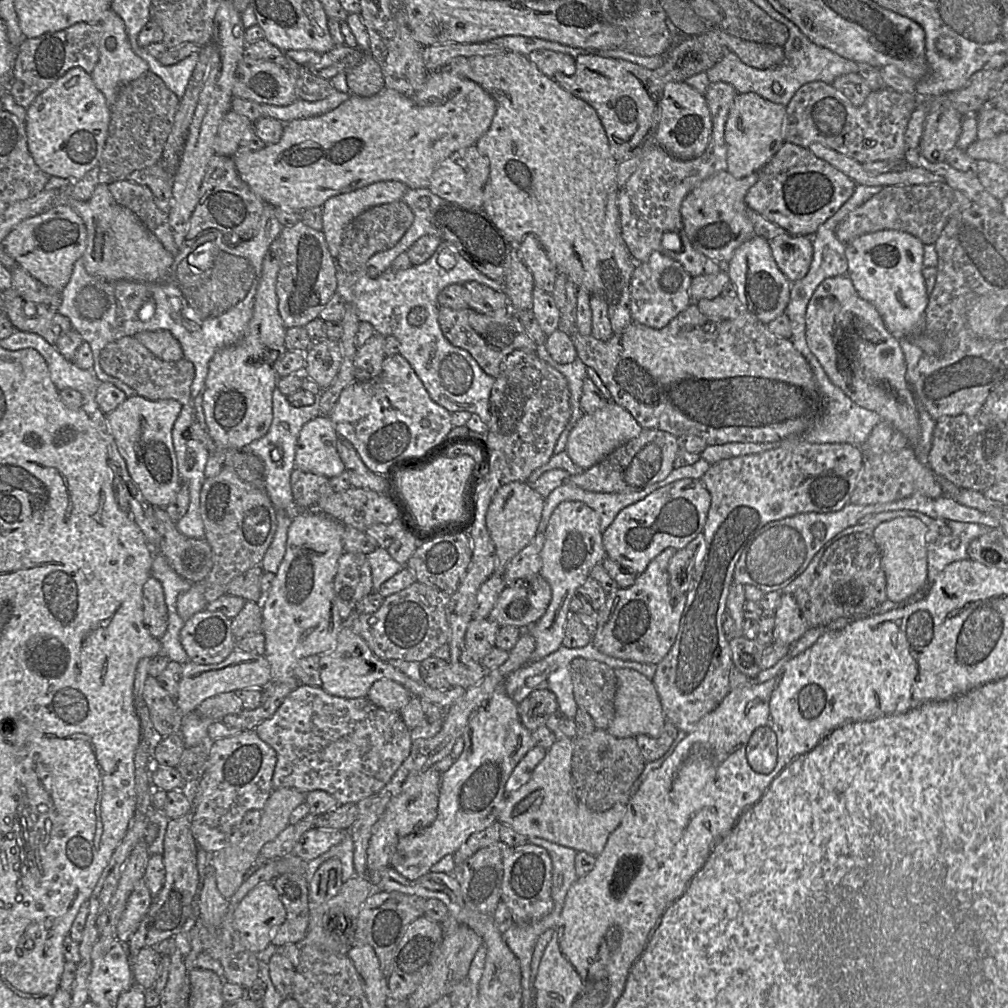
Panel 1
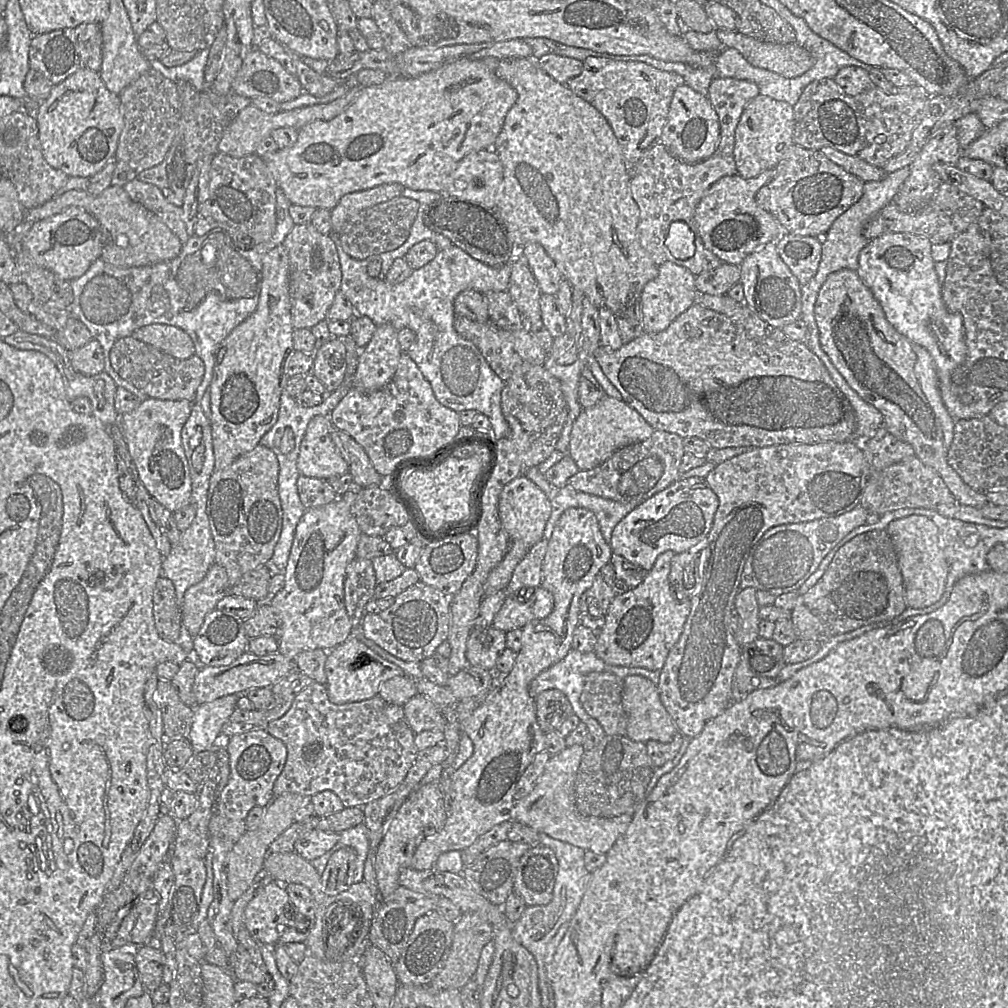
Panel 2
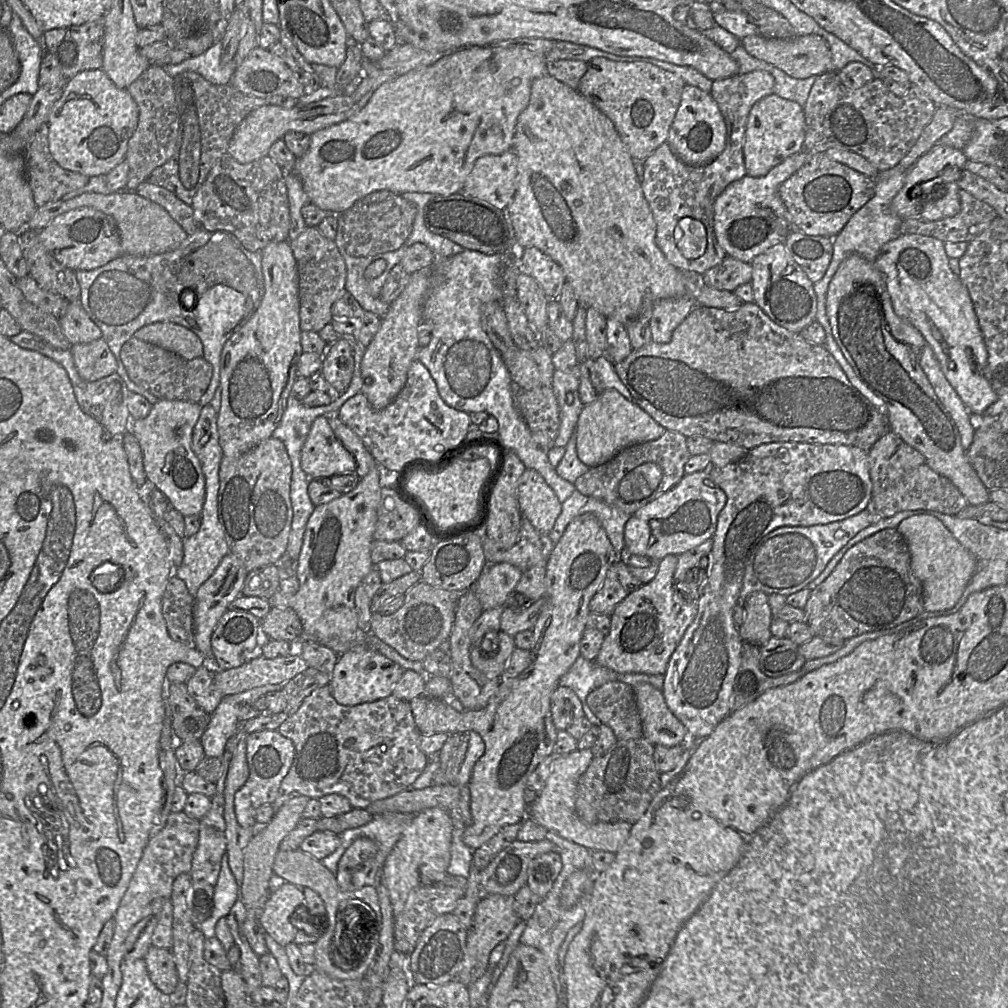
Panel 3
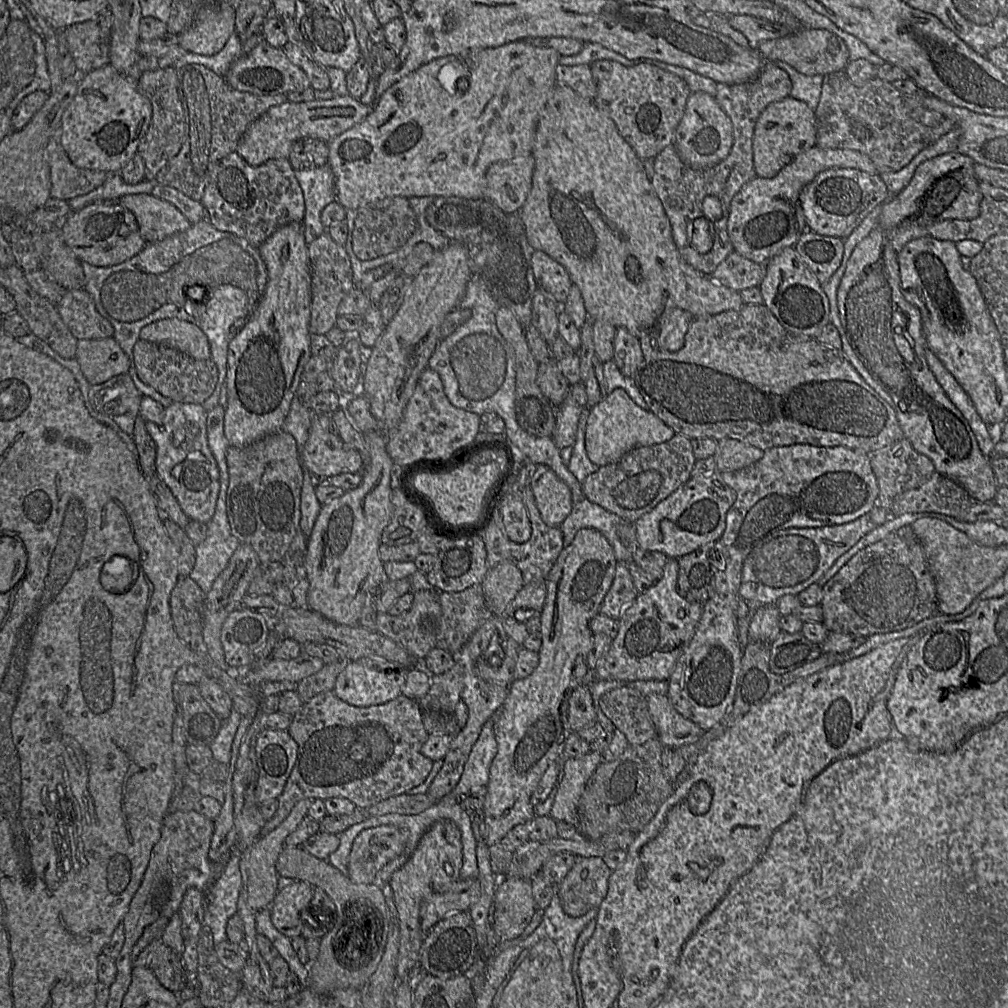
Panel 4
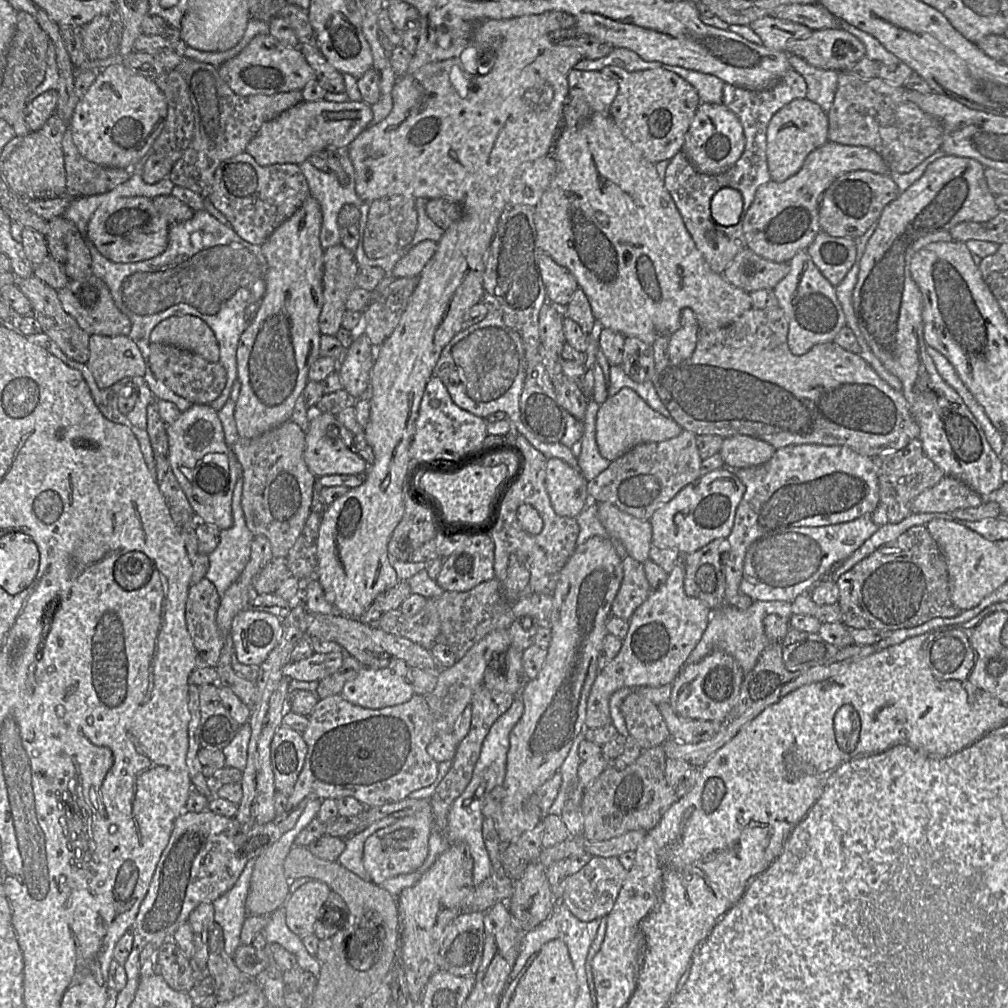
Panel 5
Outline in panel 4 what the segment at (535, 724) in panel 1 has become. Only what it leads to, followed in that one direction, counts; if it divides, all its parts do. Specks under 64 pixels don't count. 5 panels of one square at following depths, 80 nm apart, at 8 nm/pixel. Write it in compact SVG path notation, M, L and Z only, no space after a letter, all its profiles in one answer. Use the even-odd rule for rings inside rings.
M586 685L570 688L562 701L560 711L564 726L570 732L577 732L597 722L592 695Z

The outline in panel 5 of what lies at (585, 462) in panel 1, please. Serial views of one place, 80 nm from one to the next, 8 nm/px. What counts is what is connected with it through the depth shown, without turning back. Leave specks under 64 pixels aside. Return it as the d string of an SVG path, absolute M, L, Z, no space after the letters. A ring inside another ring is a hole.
M622 388L617 394L608 397L596 415L597 446L600 454L611 462L639 444L666 441L682 432L682 428L673 419L653 410L630 388Z

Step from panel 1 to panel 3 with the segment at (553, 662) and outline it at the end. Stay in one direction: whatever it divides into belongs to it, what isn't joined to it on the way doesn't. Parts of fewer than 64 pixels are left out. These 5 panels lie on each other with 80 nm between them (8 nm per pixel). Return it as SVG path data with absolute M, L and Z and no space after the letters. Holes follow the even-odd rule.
M580 655L570 669L559 679L559 686L570 688L575 692L581 700L585 718L592 725L598 726L602 722L590 710L586 698L591 691L610 681L621 681L631 687L639 683L649 683L662 690L664 675L618 673L599 666L596 661L586 660Z

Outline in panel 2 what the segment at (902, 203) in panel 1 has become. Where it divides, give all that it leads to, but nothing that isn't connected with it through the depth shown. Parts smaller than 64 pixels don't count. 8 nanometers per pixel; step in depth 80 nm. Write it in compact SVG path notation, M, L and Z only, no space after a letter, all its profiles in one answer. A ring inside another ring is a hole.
M942 182L929 203L917 211L902 211L891 202L872 217L863 228L863 236L869 241L883 234L907 233L928 239L932 245L950 243L975 222L985 206L970 195L949 183Z

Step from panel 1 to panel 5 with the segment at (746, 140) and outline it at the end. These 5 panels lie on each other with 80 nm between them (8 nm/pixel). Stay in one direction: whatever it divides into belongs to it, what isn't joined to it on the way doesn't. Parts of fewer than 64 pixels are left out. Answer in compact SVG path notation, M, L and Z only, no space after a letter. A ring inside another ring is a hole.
M806 98L794 99L772 116L767 126L766 141L771 179L783 182L801 169L806 157L813 150L828 142L827 113L817 103Z

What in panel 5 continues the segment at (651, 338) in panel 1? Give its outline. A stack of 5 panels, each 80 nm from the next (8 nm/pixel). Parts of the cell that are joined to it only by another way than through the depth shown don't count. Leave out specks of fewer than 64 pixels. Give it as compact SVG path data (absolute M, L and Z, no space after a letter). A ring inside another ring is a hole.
M752 307L726 326L715 329L699 329L693 354L688 359L677 363L669 360L668 365L661 371L656 372L656 369L654 370L654 375L649 381L666 407L669 417L682 430L692 432L696 436L716 435L723 439L732 436L749 436L770 444L776 450L790 445L801 444L843 446L873 459L882 454L900 450L907 446L910 441L918 439L919 426L912 417L902 392L894 389L883 380L861 355L847 351L834 342L817 344L805 354L795 355L788 346L788 330L788 319L780 307L764 309Z

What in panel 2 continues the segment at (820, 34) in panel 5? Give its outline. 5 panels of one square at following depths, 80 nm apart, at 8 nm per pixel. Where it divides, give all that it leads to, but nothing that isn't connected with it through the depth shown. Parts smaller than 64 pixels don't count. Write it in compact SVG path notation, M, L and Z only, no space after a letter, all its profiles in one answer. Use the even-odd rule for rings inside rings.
M716 27L715 31L724 47L735 48L751 65L788 78L802 75L814 64L809 51L795 41L773 43L723 28Z

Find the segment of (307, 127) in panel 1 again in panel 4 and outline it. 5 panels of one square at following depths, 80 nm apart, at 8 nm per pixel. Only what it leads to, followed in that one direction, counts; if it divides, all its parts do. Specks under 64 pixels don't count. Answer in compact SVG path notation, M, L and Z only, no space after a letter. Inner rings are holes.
M518 40L499 47L467 49L459 55L449 55L432 60L411 72L383 92L377 99L375 107L361 123L328 143L328 166L334 176L336 201L348 211L394 196L407 199L421 196L455 196L468 199L485 199L485 175L492 164L511 160L518 156L531 155L540 112L545 106L551 91L558 83L556 67L559 64L560 56L552 48L534 46L530 40Z

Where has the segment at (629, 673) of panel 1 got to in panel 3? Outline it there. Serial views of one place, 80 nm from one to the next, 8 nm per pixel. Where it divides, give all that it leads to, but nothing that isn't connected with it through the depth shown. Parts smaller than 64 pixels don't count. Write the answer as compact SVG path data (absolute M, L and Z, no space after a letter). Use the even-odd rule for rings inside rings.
M649 683L632 686L643 738L654 745L676 746L691 740L686 727L668 708L661 690Z

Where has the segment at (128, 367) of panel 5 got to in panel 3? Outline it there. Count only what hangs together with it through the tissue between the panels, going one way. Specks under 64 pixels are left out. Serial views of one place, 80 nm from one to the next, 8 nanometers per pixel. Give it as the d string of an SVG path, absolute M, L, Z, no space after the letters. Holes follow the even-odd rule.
M102 339L70 347L75 367L85 381L97 381L116 373L118 358Z

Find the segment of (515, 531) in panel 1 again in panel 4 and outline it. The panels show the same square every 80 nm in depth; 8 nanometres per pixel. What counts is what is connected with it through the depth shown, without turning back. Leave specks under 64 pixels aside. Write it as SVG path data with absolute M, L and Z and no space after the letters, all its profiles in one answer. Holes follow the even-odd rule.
M537 465L531 489L543 522L559 527L573 508L570 488L550 467ZM510 562L489 569L481 582L487 608L494 616L502 618L523 585L522 572Z

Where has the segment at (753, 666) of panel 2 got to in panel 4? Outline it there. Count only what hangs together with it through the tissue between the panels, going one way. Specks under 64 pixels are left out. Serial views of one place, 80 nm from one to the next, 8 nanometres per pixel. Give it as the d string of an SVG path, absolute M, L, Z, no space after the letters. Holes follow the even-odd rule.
M781 632L771 643L769 669L779 675L791 672L818 659L823 654L820 644L806 639L800 632Z

